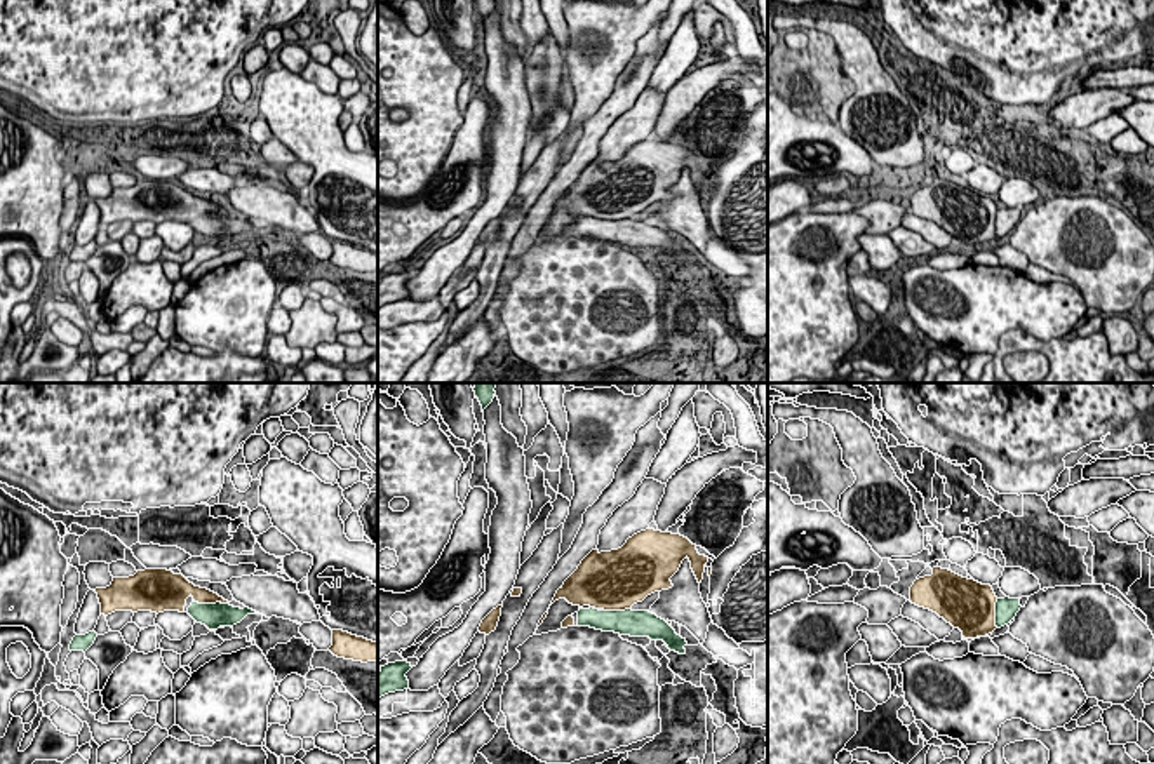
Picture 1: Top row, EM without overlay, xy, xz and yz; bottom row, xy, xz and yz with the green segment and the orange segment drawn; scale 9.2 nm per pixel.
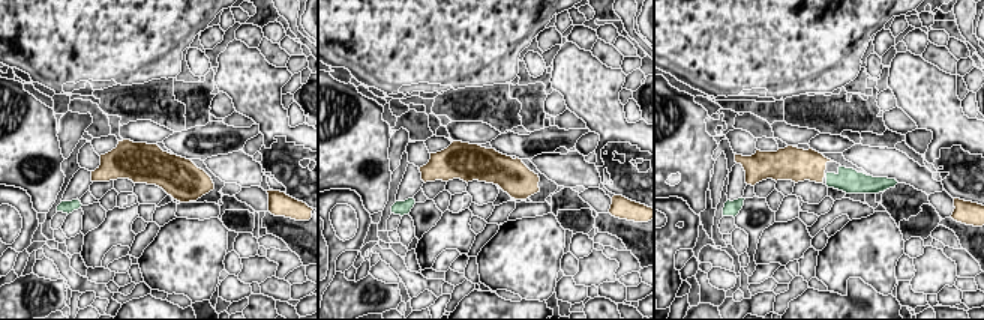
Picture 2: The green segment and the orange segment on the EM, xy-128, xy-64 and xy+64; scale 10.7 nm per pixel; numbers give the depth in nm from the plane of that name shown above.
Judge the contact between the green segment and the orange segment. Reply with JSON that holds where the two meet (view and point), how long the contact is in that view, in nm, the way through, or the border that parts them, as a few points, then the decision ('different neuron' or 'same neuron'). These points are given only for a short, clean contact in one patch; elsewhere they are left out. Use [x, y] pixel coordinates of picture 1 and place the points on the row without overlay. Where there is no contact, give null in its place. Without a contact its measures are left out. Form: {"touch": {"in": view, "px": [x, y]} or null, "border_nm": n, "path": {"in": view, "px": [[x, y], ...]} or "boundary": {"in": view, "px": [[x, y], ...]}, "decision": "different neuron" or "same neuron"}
{"touch": {"in": "xy", "px": [211, 214]}, "border_nm": 300, "decision": "same neuron"}

